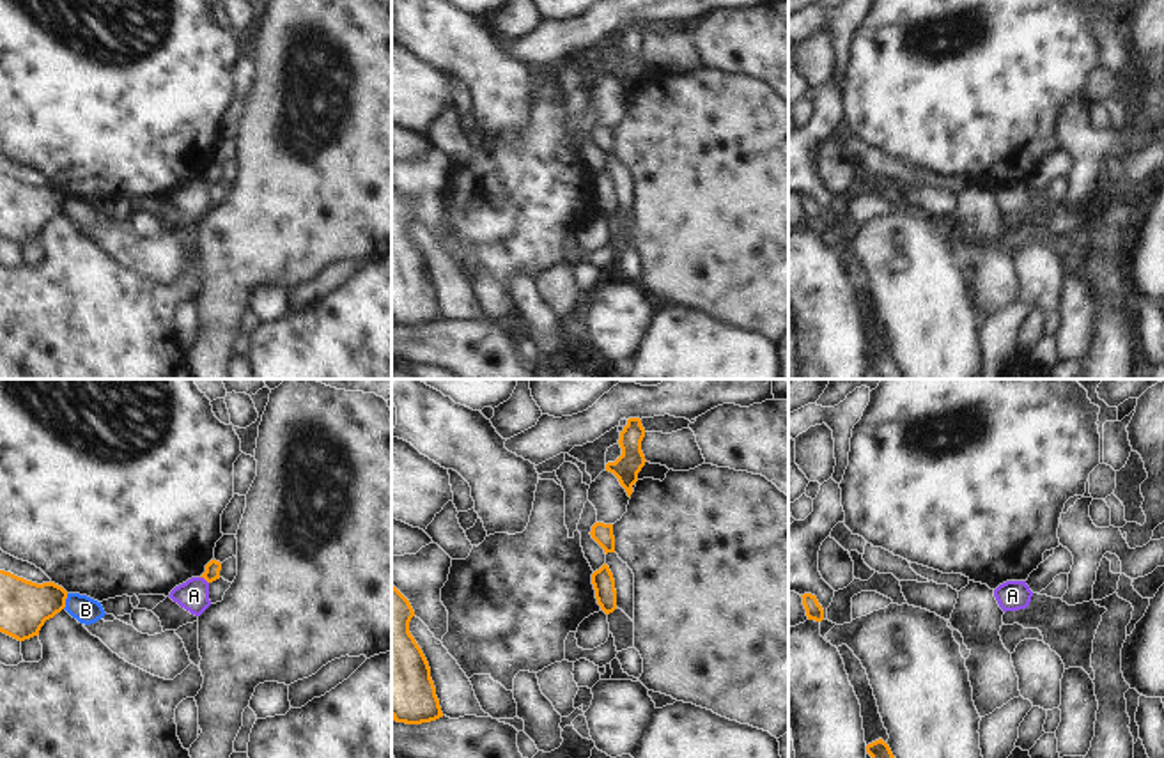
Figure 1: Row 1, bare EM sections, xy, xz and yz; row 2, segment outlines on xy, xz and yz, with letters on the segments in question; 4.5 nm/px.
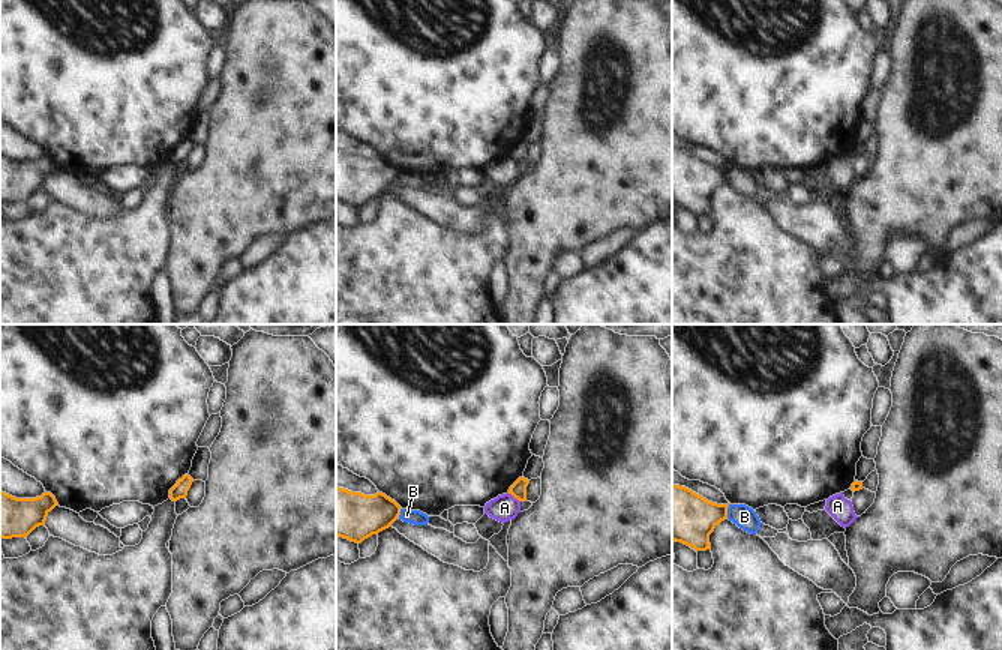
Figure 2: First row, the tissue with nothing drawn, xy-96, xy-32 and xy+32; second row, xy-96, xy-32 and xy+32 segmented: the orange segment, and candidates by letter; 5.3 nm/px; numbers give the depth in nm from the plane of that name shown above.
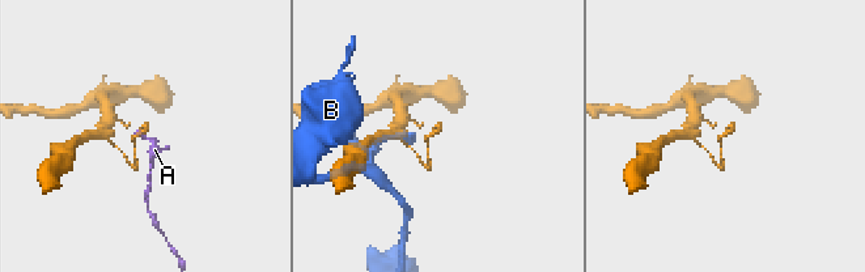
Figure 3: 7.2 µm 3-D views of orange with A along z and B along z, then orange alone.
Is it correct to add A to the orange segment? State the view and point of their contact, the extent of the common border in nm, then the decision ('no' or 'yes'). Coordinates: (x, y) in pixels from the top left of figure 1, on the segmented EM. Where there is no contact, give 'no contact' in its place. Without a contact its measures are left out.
meets orange in xy at (204, 578); contact 50 nm long; no

